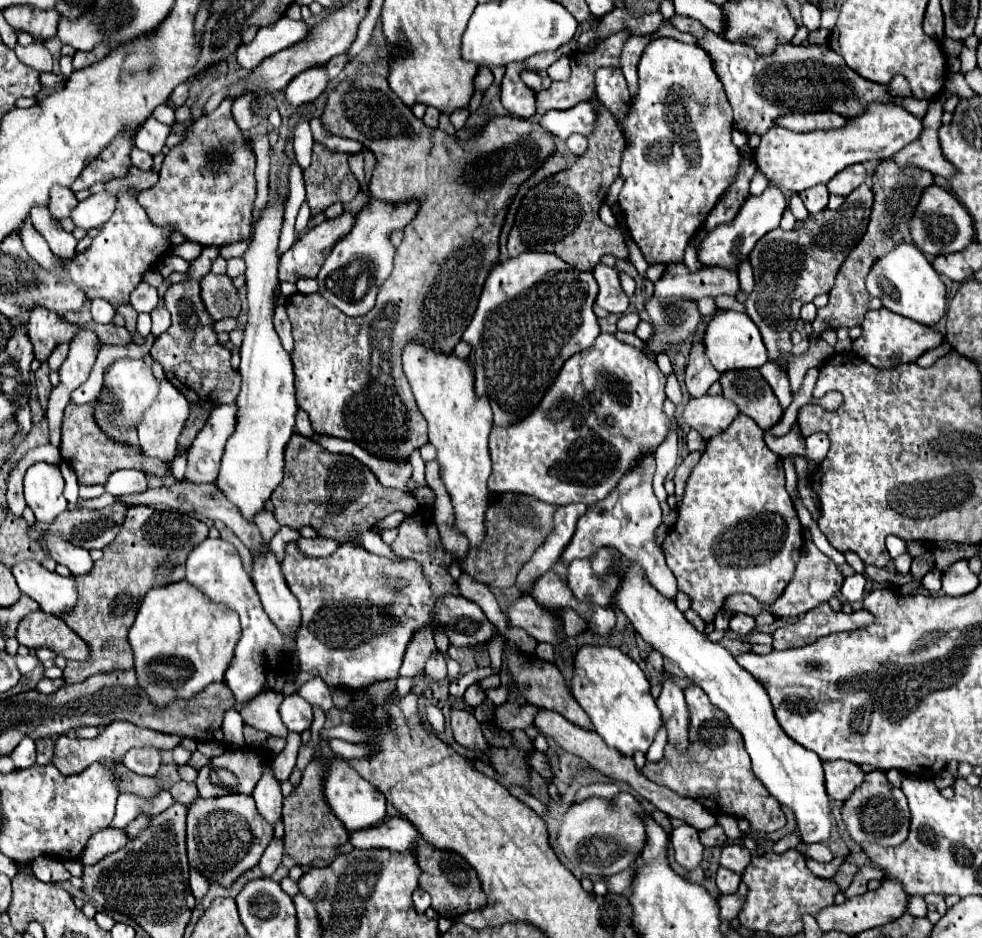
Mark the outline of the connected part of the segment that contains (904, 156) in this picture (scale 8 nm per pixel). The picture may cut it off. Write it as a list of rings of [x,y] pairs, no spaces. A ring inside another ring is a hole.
[[[938,96],[930,102],[928,122],[924,120],[924,128],[922,128],[920,136],[894,156],[894,160],[900,166],[904,166],[904,164],[906,166],[910,166],[910,164],[920,166],[936,176],[942,176],[942,178],[950,178],[956,174],[956,168],[944,158],[940,140],[938,140],[938,128],[942,126],[942,122],[940,122],[942,104],[944,104],[942,96]]]

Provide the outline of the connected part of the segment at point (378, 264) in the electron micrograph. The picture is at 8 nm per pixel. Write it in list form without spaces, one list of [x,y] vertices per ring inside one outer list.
[[[362,152],[350,155],[349,167],[358,179],[361,189],[366,191],[368,202],[362,208],[362,212],[358,212],[356,226],[352,228],[352,232],[332,248],[332,254],[324,262],[324,266],[318,274],[318,284],[320,284],[318,292],[338,310],[356,318],[356,316],[366,314],[366,310],[370,310],[370,306],[374,306],[378,288],[384,284],[384,280],[392,272],[392,260],[394,260],[396,248],[390,242],[390,234],[394,230],[402,230],[404,226],[408,226],[408,222],[412,222],[412,218],[416,216],[416,212],[420,208],[420,202],[408,200],[408,202],[396,202],[392,206],[392,202],[382,202],[378,198],[372,198],[365,179]]]

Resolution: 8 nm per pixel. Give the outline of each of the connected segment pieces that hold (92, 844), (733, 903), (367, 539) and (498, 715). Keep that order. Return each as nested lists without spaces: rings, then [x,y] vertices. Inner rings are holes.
[[[104,828],[100,832],[96,832],[90,840],[88,846],[84,850],[84,854],[80,856],[82,864],[96,864],[102,858],[106,858],[108,854],[120,850],[124,844],[128,842],[128,836],[124,834],[124,830],[116,830],[116,828]]]
[[[744,882],[740,884],[736,894],[720,894],[718,896],[718,906],[720,906],[720,918],[722,920],[734,920],[746,900],[746,892],[748,888],[744,886]]]
[[[366,532],[358,538],[362,542],[362,546],[368,550],[368,552],[374,552],[374,554],[380,554],[380,556],[386,556],[386,558],[394,558],[396,562],[402,562],[400,556],[396,556],[392,552],[392,548],[382,540],[382,538],[376,538],[372,532]]]
[[[506,702],[496,708],[494,722],[502,730],[514,730],[514,728],[528,728],[534,722],[534,716],[540,706],[534,704],[518,704],[518,702]]]

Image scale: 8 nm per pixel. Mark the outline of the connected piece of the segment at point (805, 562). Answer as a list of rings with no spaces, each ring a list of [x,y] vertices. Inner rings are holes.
[[[806,542],[802,556],[800,556],[800,562],[798,562],[798,568],[796,568],[796,574],[794,574],[792,582],[788,584],[788,588],[784,590],[784,594],[774,602],[772,614],[780,616],[780,618],[806,614],[812,606],[818,606],[820,602],[830,600],[834,596],[834,592],[840,590],[842,582],[844,582],[844,578],[840,576],[838,566],[830,558],[826,558],[812,542]]]

